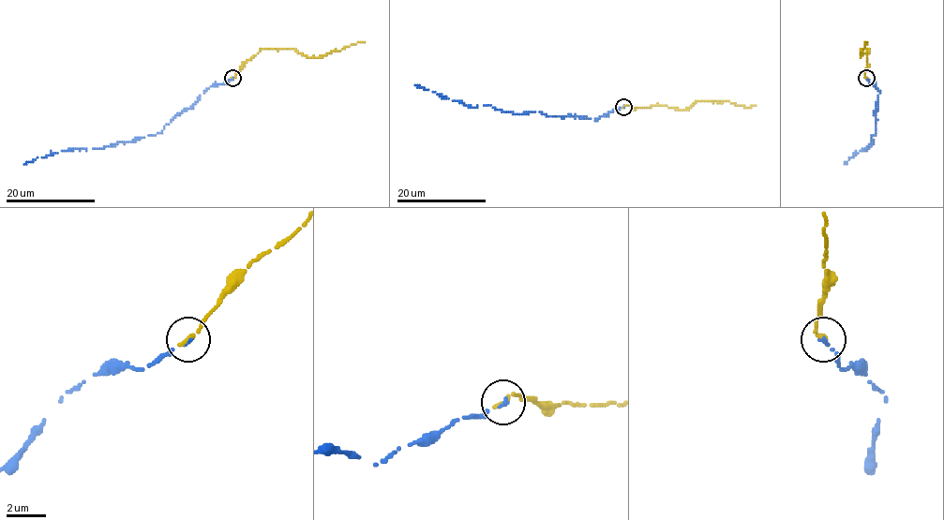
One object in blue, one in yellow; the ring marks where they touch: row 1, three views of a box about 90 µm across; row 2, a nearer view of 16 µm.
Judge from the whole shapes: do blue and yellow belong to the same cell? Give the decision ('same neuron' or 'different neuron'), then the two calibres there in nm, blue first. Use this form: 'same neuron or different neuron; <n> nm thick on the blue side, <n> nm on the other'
same neuron; 150 nm thick on the blue side, 240 nm on the other

